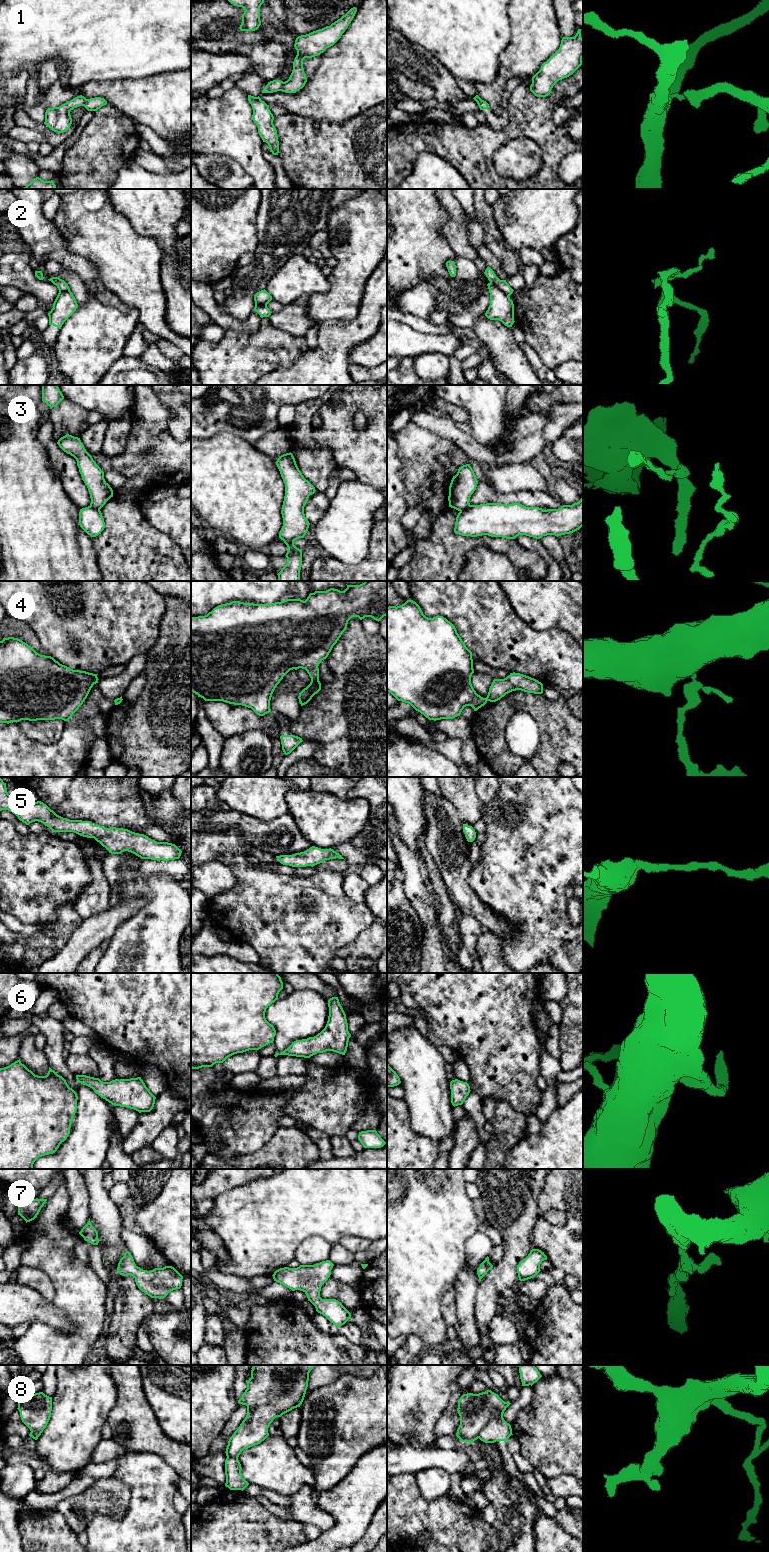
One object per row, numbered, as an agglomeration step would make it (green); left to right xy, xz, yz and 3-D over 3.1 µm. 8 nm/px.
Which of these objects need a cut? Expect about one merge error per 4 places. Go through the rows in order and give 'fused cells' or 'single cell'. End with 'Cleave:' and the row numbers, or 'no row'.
1: fused cells
2: fused cells
3: fused cells
4: fused cells
5: single cell
6: single cell
7: single cell
8: fused cells
Cleave: 1, 2, 3, 4, 8

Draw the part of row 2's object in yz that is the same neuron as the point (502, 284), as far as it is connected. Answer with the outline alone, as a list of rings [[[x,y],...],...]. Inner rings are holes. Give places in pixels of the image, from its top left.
[[[489,266],[485,270],[484,274],[486,275],[486,277],[490,282],[493,282],[508,296],[510,296],[513,293],[514,290],[510,287],[510,285],[506,282],[506,280],[500,280]]]

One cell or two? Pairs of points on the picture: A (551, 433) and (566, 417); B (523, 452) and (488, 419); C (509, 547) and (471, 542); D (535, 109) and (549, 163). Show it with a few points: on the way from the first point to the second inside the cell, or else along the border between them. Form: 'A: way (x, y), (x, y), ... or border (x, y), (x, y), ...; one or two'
A: way (554, 429), (562, 421); one
B: border (514, 425), (505, 450), (484, 444); two
C: way (500, 545), (480, 542); one
D: way (535, 122), (549, 137), (549, 150); one

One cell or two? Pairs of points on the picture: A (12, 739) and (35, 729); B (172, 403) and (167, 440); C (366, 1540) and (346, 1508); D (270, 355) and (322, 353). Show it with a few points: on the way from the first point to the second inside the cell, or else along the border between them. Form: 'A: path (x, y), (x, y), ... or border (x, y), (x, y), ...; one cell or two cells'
A: border (16, 723), (30, 738), (46, 743); two cells
B: border (166, 406), (169, 412), (169, 432), (180, 441); two cells
C: border (372, 1514), (372, 1519), (366, 1532), (357, 1541); two cells
D: border (305, 338), (308, 348), (291, 366), (281, 367); two cells

